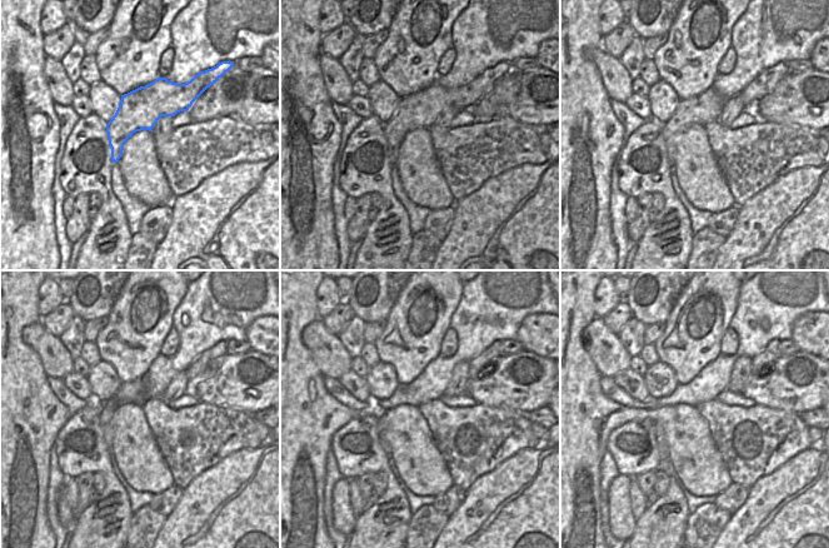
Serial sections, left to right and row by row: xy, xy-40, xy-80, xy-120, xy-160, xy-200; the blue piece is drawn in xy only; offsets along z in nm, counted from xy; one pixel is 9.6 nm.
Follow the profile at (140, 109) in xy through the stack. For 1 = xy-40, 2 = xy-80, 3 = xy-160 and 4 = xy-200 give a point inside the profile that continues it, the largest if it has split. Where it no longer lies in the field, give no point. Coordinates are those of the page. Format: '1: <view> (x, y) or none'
1: xy-40 (422, 109)
2: xy-80 (705, 108)
3: xy-160 (493, 352)
4: xy-200 (772, 352)

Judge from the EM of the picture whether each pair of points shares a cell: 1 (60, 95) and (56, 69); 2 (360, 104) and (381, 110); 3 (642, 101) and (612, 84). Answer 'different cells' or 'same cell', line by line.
1: same cell
2: different cells
3: different cells

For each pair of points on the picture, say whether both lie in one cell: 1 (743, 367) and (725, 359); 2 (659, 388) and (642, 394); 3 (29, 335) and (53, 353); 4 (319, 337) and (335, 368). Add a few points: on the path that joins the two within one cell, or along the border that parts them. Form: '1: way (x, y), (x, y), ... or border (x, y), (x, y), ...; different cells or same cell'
1: border (749, 355), (740, 355), (735, 360), (727, 388); different cells
2: border (642, 377), (650, 397); different cells
3: way (35, 338), (46, 349); same cell
4: way (323, 344), (333, 360); same cell

